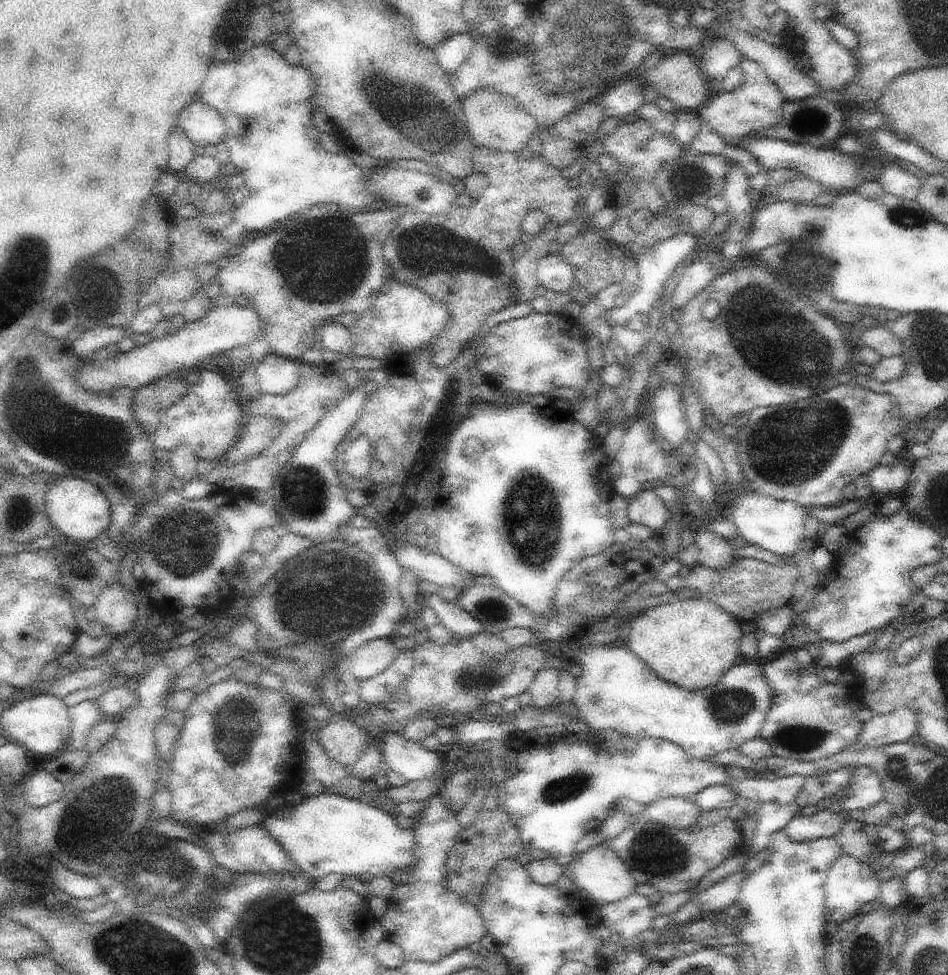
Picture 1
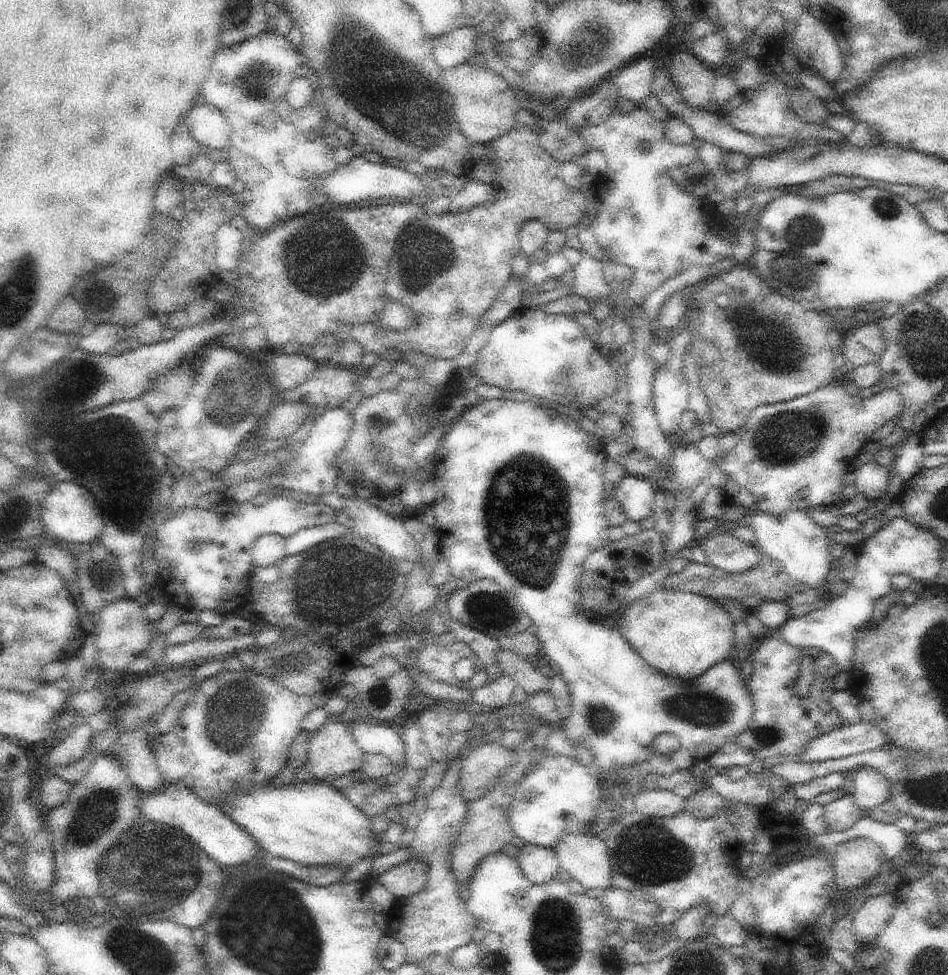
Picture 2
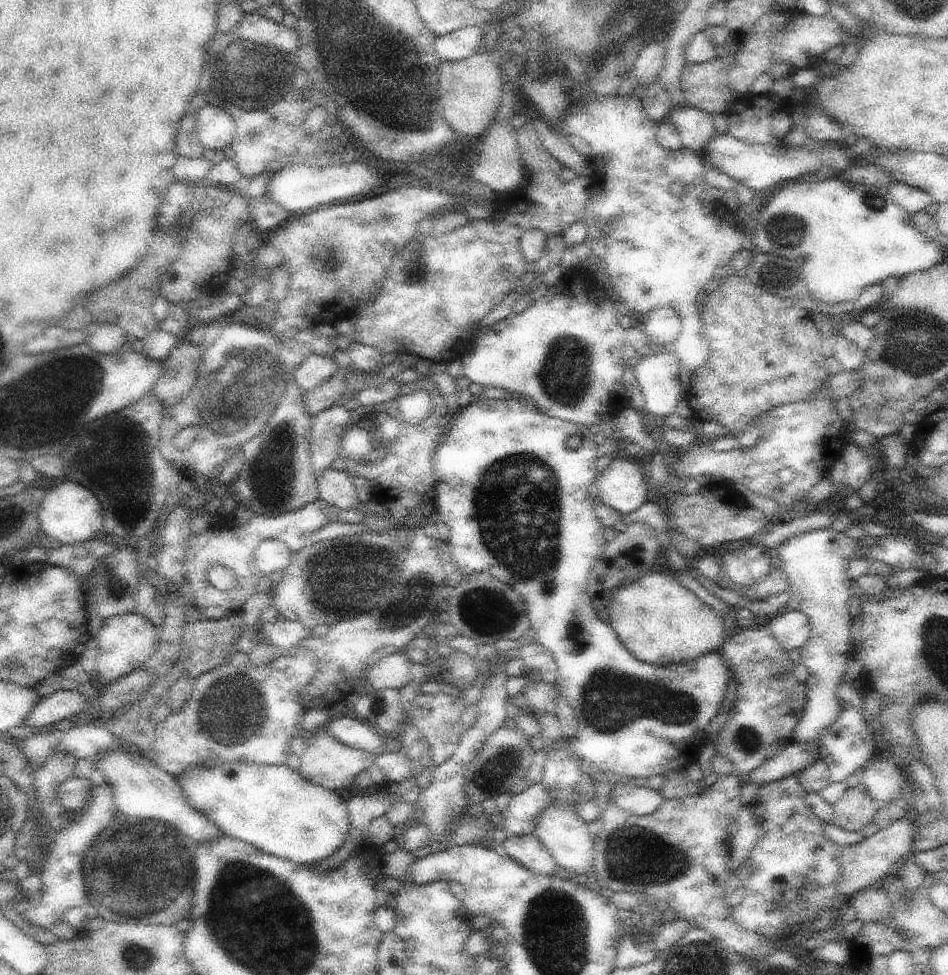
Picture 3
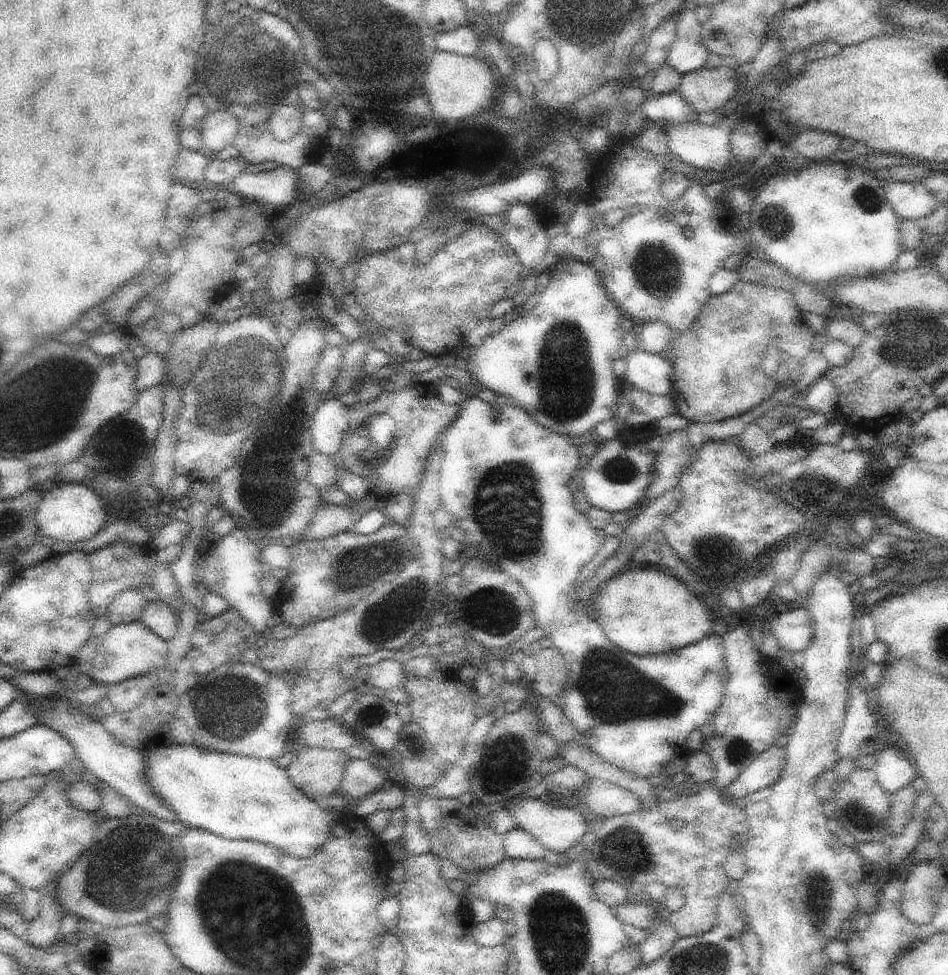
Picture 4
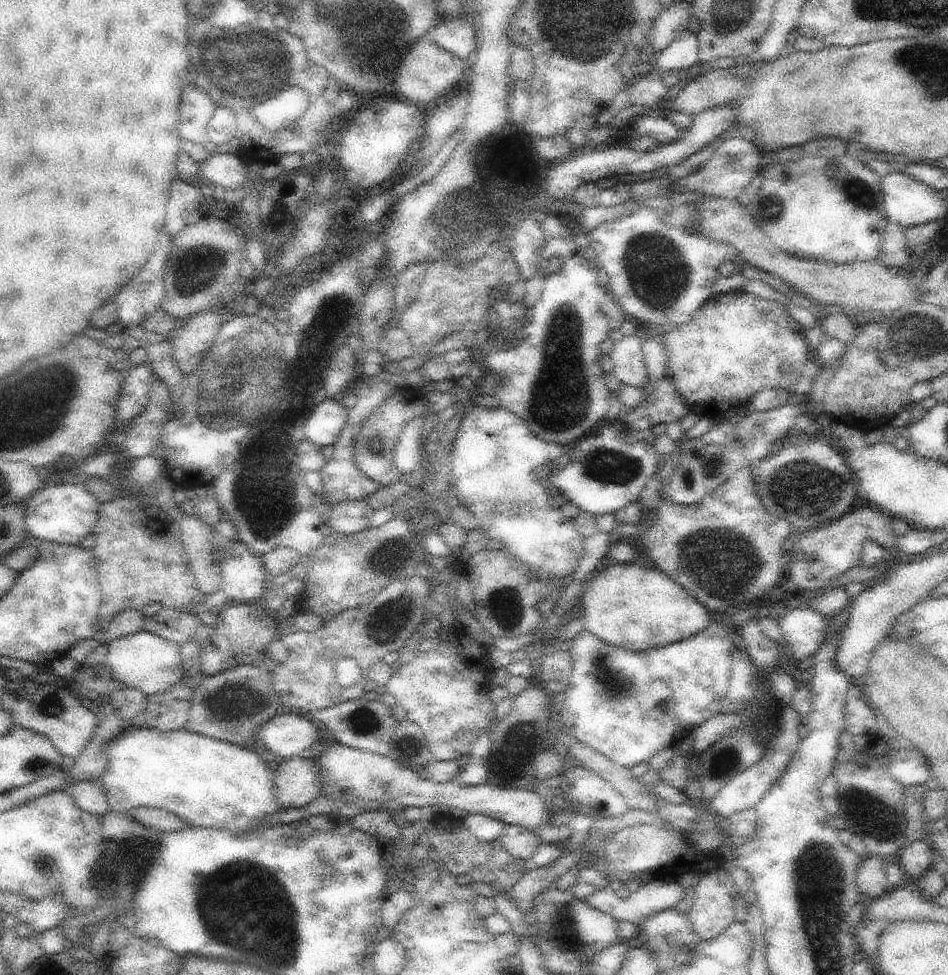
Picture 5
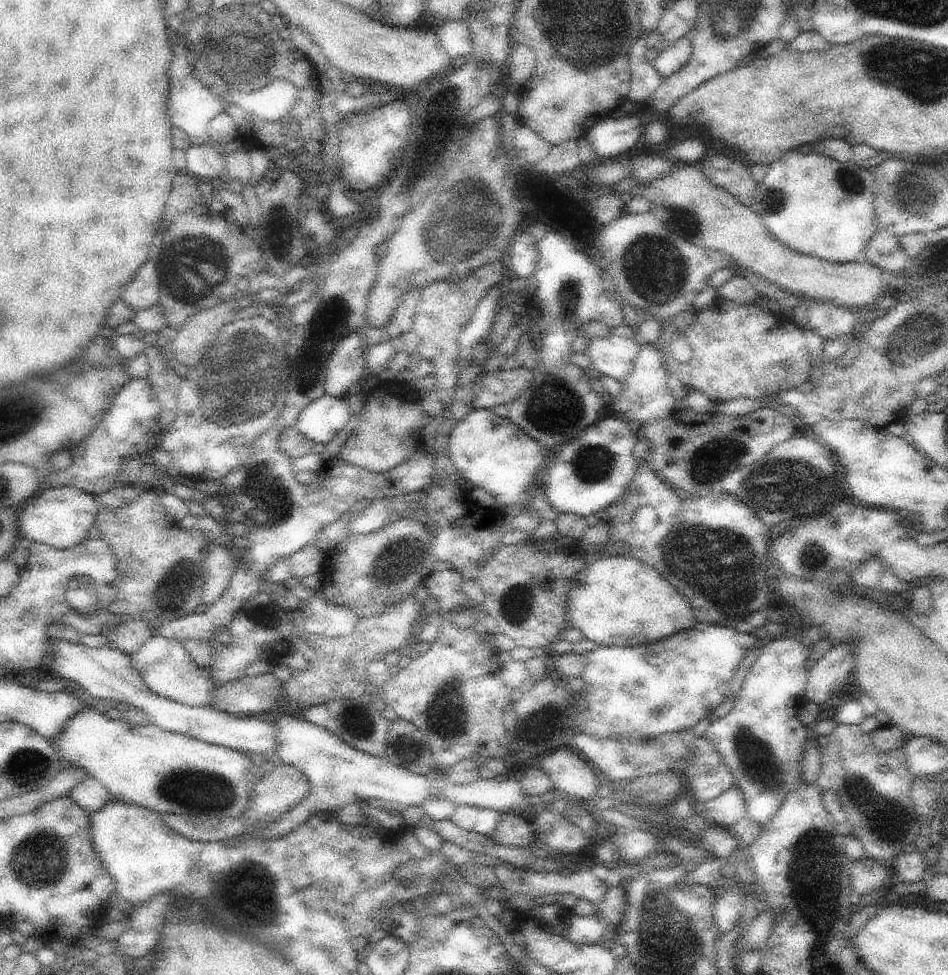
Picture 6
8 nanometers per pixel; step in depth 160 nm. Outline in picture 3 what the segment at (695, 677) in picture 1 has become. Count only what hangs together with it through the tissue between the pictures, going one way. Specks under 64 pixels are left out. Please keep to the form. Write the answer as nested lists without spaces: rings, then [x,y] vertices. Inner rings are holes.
[[[668,570],[648,572],[620,587],[609,604],[609,623],[619,641],[642,662],[654,666],[683,663],[720,651],[727,639],[721,613],[686,589]]]

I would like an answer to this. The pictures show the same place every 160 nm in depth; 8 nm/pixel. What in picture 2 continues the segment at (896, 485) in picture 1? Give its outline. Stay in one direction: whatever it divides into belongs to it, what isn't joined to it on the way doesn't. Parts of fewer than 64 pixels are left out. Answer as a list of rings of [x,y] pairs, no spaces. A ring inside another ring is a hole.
[[[875,461],[864,464],[861,468],[854,470],[854,473],[858,492],[862,492],[872,503],[883,496],[892,477],[890,469]]]

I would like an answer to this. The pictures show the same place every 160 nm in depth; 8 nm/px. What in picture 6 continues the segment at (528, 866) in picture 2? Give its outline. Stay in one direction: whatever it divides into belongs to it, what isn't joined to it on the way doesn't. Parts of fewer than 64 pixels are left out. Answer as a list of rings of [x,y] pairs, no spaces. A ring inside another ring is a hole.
[[[504,813],[491,839],[496,844],[501,843],[506,846],[523,846],[526,848],[537,843],[534,829],[535,824],[526,822],[522,816]]]

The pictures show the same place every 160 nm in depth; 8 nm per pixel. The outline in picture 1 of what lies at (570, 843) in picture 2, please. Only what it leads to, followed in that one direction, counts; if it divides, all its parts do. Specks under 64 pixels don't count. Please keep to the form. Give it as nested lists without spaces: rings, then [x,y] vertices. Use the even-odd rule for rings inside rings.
[[[604,843],[593,845],[585,852],[580,853],[569,864],[569,869],[575,887],[581,890],[589,901],[596,903],[604,910],[610,903],[626,900],[630,894],[635,892],[638,885],[624,861]]]

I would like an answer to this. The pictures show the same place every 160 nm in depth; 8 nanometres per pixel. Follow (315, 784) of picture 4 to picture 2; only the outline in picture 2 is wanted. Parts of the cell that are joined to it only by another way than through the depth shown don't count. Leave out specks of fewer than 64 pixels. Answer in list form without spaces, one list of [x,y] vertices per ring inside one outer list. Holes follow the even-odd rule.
[[[335,717],[310,736],[306,766],[316,779],[328,782],[332,778],[354,775],[358,770],[361,770],[364,754],[354,741],[348,723],[340,717]]]

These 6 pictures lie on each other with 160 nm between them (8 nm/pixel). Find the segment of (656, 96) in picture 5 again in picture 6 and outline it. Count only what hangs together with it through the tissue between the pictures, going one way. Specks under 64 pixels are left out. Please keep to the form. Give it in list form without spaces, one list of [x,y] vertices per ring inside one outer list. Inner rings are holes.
[[[642,33],[632,45],[629,54],[629,69],[631,72],[631,85],[627,100],[630,102],[651,102],[653,94],[662,84],[663,78],[654,68],[651,61],[646,58],[648,52],[648,34]]]

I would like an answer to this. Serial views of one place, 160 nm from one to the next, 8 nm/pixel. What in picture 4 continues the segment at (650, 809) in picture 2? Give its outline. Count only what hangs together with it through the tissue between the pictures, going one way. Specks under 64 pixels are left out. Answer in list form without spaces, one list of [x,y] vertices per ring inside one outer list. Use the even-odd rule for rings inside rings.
[[[590,777],[588,779],[588,788],[587,806],[598,817],[605,819],[642,809],[640,802],[634,800],[634,794],[630,790],[620,788],[620,786],[604,779]]]

